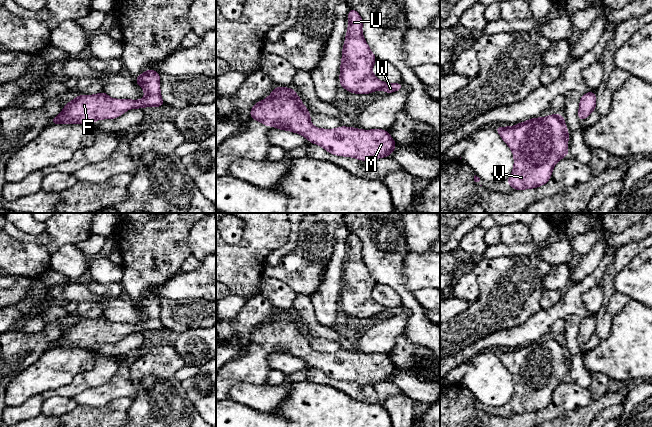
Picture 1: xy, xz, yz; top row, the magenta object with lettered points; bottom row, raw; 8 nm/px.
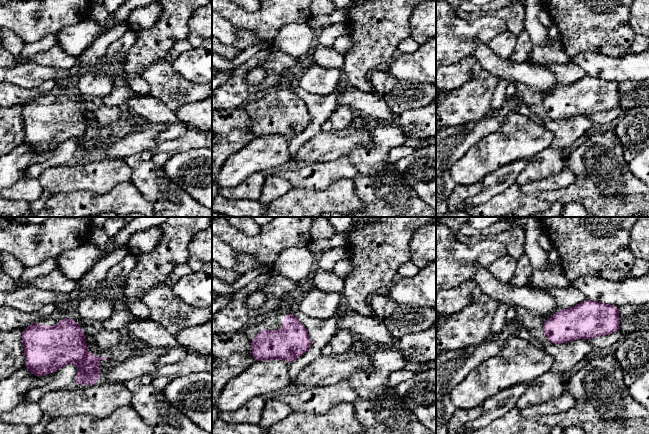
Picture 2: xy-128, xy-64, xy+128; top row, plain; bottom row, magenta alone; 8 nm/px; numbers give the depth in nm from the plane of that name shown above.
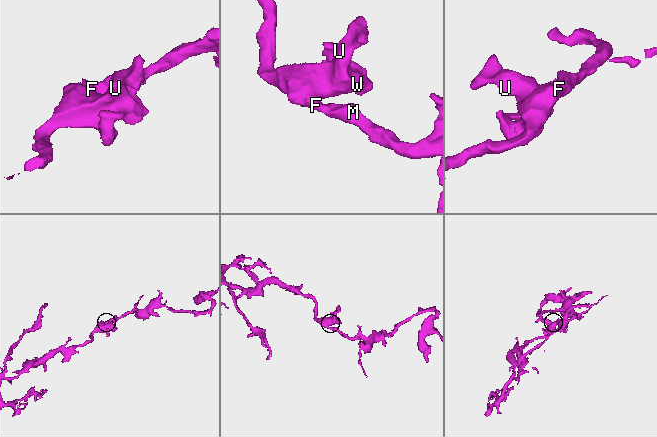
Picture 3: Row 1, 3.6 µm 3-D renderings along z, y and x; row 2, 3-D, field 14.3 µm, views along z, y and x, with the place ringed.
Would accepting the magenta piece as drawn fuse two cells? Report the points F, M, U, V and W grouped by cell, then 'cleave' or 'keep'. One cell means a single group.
F M U V W; keep

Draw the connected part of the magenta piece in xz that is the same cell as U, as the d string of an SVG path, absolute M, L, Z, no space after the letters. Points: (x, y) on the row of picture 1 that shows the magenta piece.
M355 9L349 10L348 18L340 67L340 86L356 94L368 94L377 90L384 90L389 94L401 90L402 83L389 84L374 76L372 67L377 58L362 35L363 20Z

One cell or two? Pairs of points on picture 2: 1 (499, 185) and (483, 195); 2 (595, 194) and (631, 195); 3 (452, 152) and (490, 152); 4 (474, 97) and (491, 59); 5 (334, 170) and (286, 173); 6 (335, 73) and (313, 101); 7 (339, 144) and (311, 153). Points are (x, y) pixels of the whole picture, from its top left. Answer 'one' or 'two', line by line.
1: one
2: one
3: two
4: two
5: one
6: two
7: one

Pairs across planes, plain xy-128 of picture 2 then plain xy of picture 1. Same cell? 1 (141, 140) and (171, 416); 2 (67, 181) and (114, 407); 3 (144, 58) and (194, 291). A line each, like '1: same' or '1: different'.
1: different
2: different
3: different

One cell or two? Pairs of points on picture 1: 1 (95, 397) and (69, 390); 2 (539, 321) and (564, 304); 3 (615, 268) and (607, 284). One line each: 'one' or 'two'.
1: two
2: one
3: one

